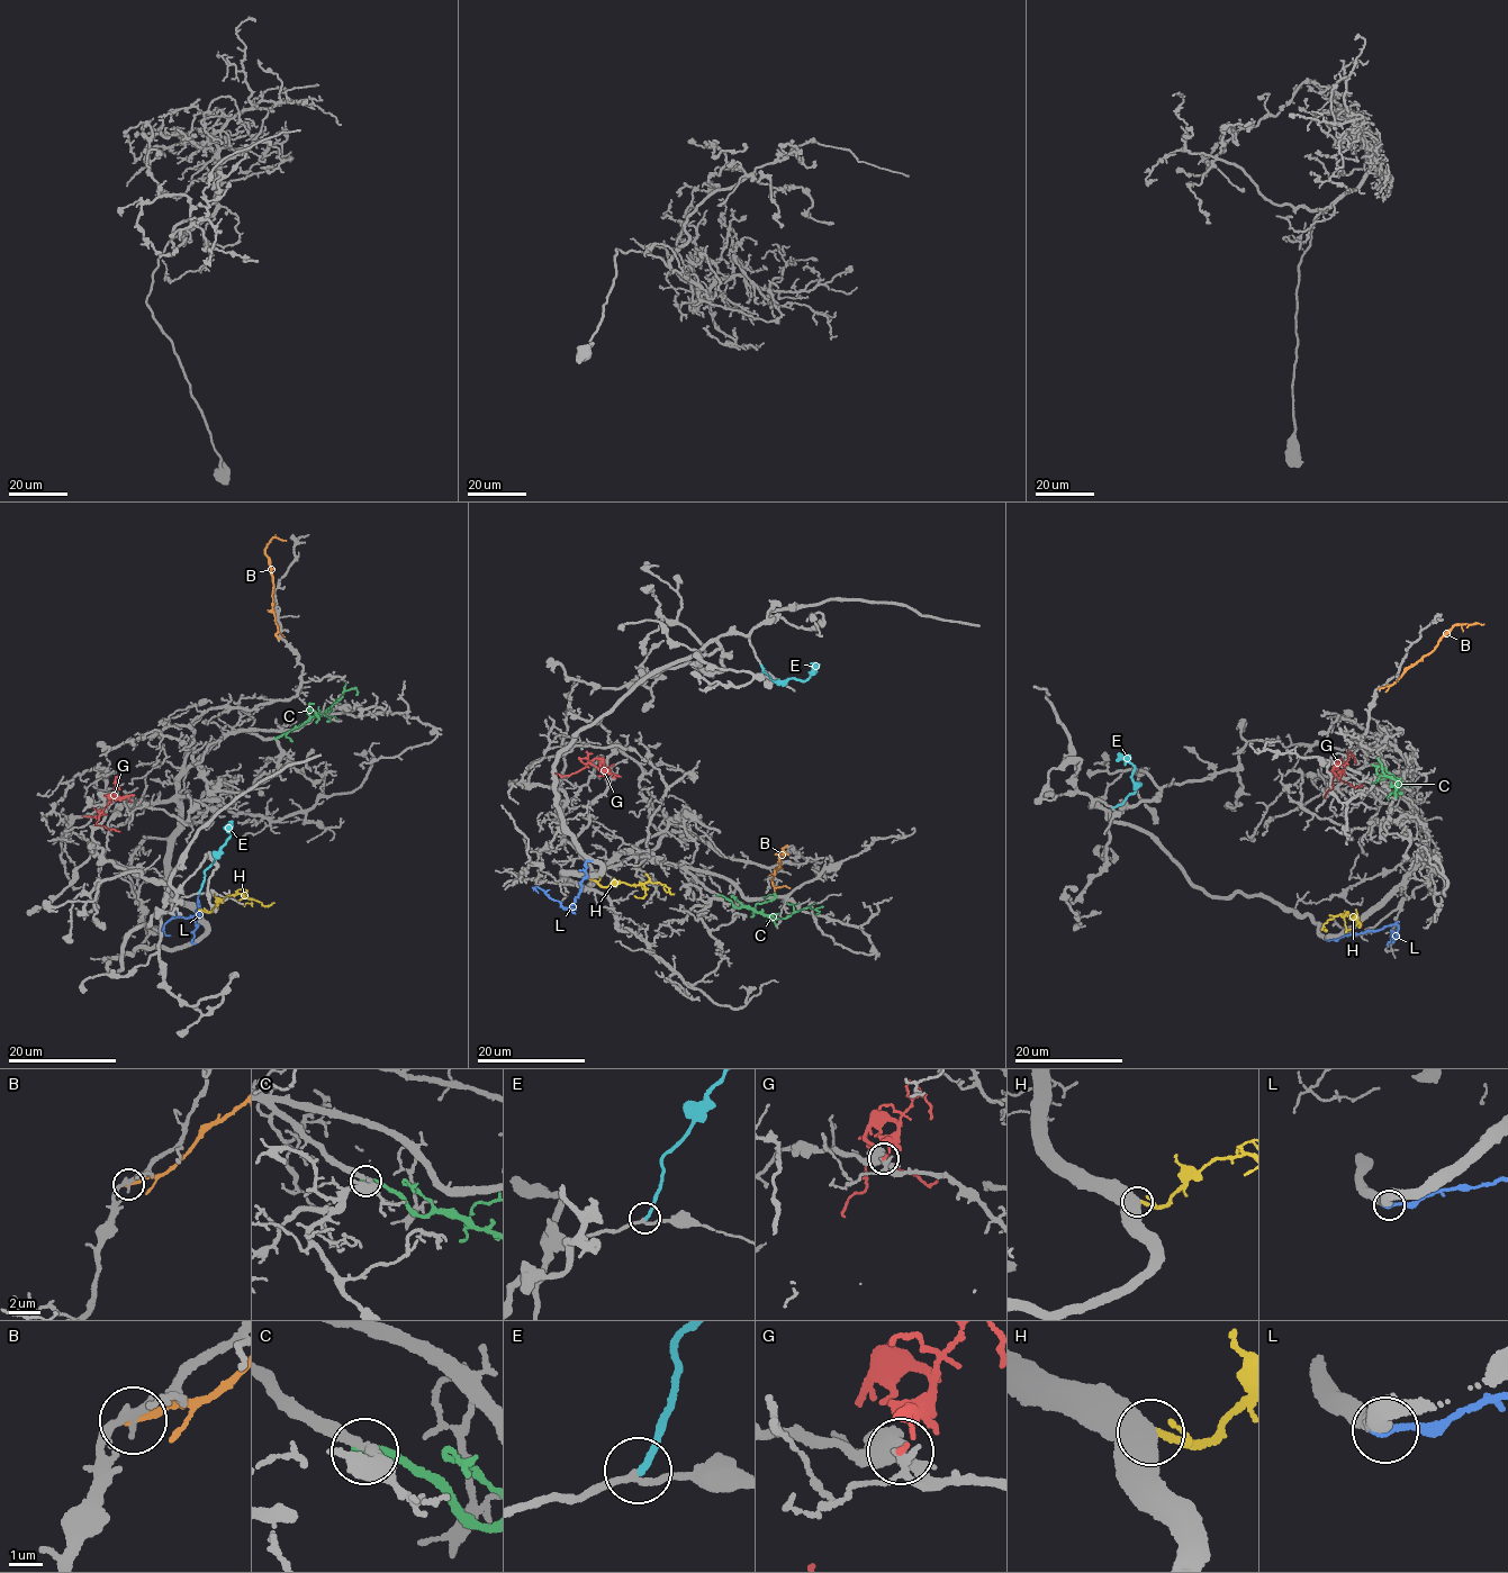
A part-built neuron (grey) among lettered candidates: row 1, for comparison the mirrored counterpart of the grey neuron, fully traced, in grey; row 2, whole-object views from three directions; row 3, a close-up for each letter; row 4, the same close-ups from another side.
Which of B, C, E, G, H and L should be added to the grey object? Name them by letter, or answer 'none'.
E, H

